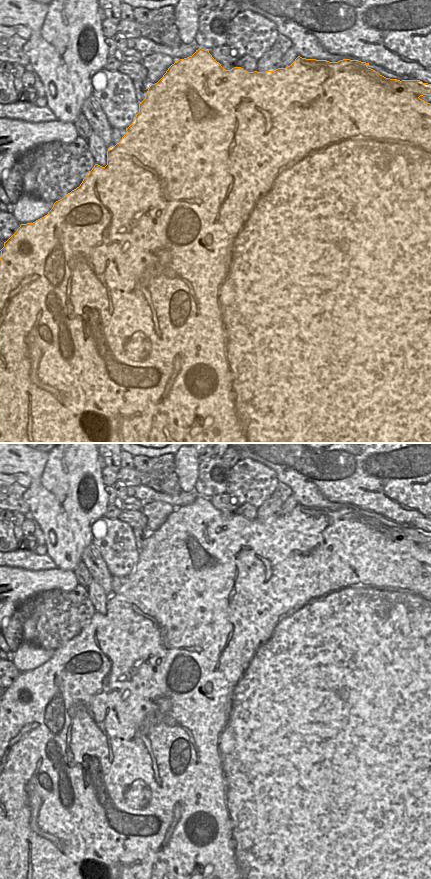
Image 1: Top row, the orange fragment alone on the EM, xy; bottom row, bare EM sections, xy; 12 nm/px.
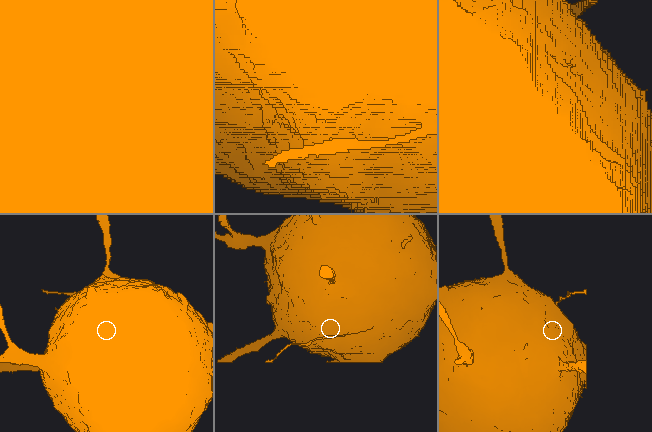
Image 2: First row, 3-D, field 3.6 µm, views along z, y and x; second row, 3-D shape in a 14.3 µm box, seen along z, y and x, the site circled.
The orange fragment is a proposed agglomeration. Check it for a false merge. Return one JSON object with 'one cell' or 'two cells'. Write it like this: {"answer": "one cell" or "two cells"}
{"answer": "two cells"}

